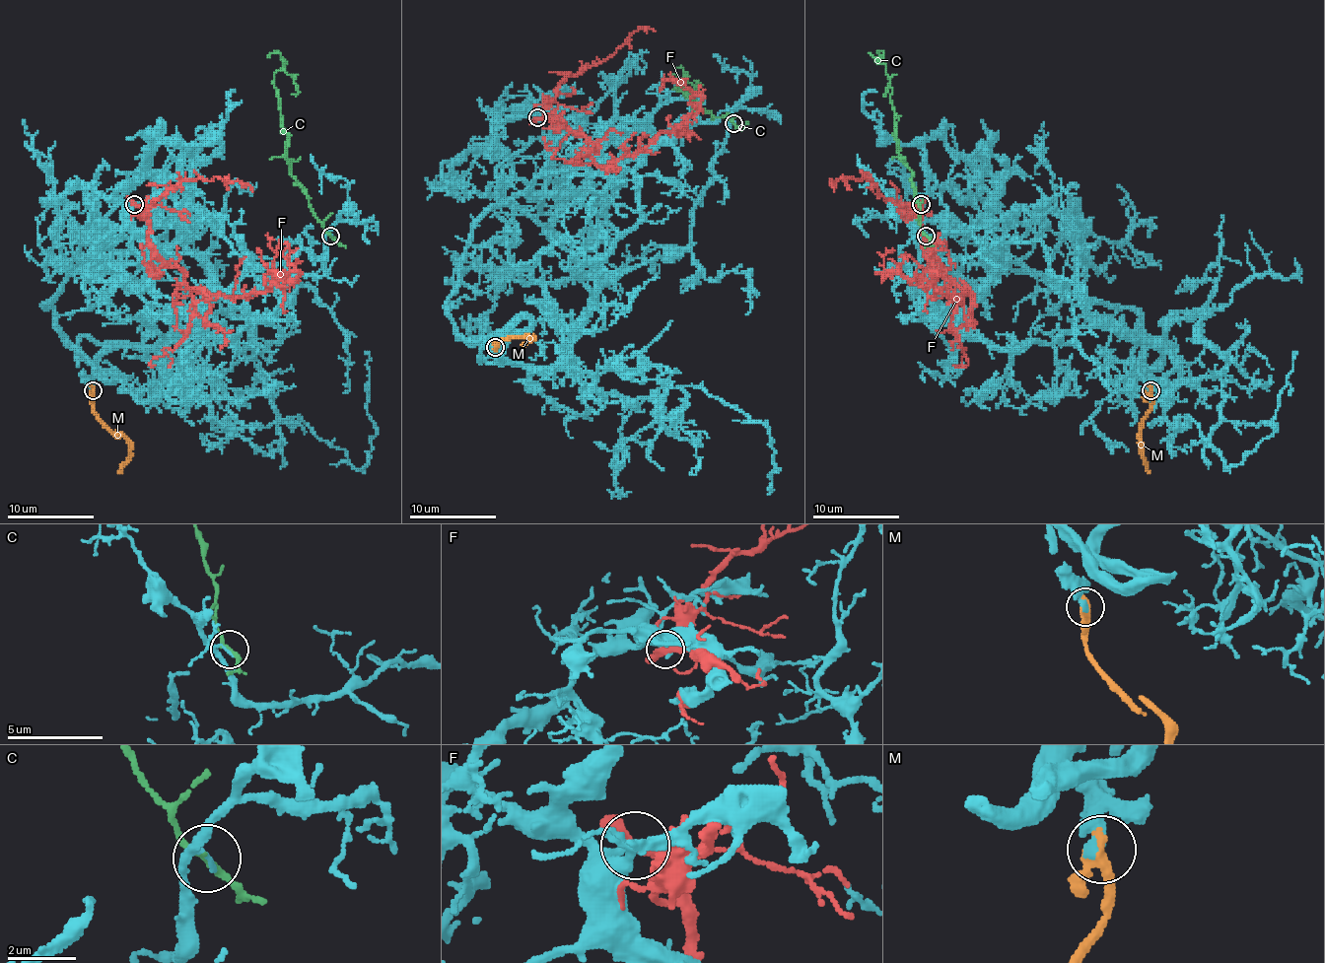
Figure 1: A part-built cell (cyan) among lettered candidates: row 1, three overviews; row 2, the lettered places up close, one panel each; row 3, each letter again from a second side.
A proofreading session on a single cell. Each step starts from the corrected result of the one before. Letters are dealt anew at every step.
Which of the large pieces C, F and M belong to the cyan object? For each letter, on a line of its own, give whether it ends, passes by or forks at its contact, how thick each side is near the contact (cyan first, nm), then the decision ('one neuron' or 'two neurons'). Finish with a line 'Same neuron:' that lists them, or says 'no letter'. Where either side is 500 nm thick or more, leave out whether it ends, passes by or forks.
C: it passes by; calibres 110 and 200 nm; two neurons
F: it passes by; calibres 320 and 300 nm; two neurons
M: it passes by; calibres 400 and 260 nm; one neuron
Same neuron: M

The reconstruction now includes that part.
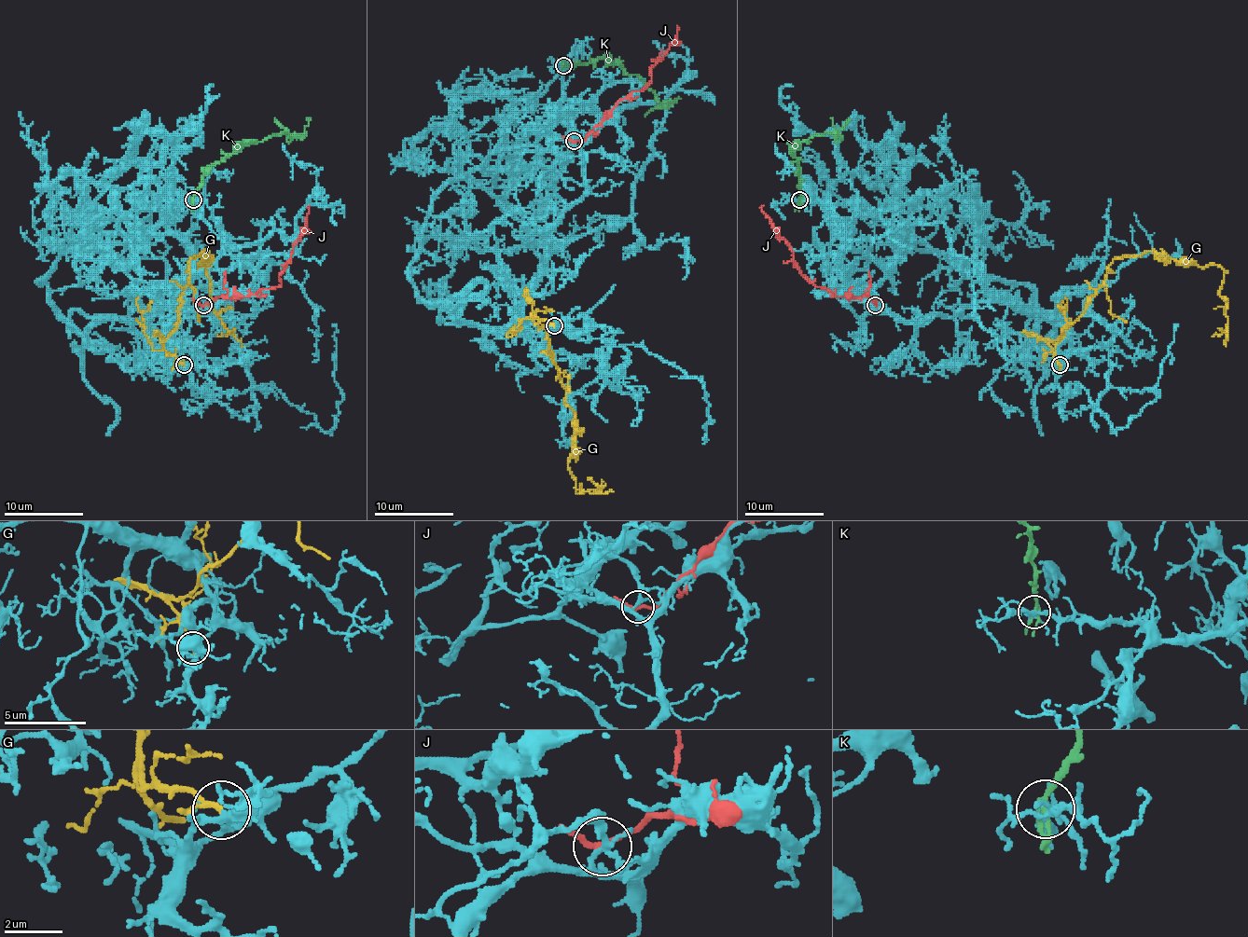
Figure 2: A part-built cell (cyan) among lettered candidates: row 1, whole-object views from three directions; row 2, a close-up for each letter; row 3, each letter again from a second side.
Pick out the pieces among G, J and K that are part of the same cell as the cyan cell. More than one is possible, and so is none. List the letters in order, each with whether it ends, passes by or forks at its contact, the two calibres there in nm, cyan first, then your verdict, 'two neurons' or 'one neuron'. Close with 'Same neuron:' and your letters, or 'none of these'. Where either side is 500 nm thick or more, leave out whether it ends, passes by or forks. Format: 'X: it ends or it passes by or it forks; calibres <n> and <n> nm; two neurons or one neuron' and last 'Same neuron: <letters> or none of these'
G: it passes by; calibres 200 and 140 nm; two neurons
J: it passes by; calibres 150 and 180 nm; two neurons
K: it forks; calibres 220 and 130 nm; one neuron
Same neuron: K

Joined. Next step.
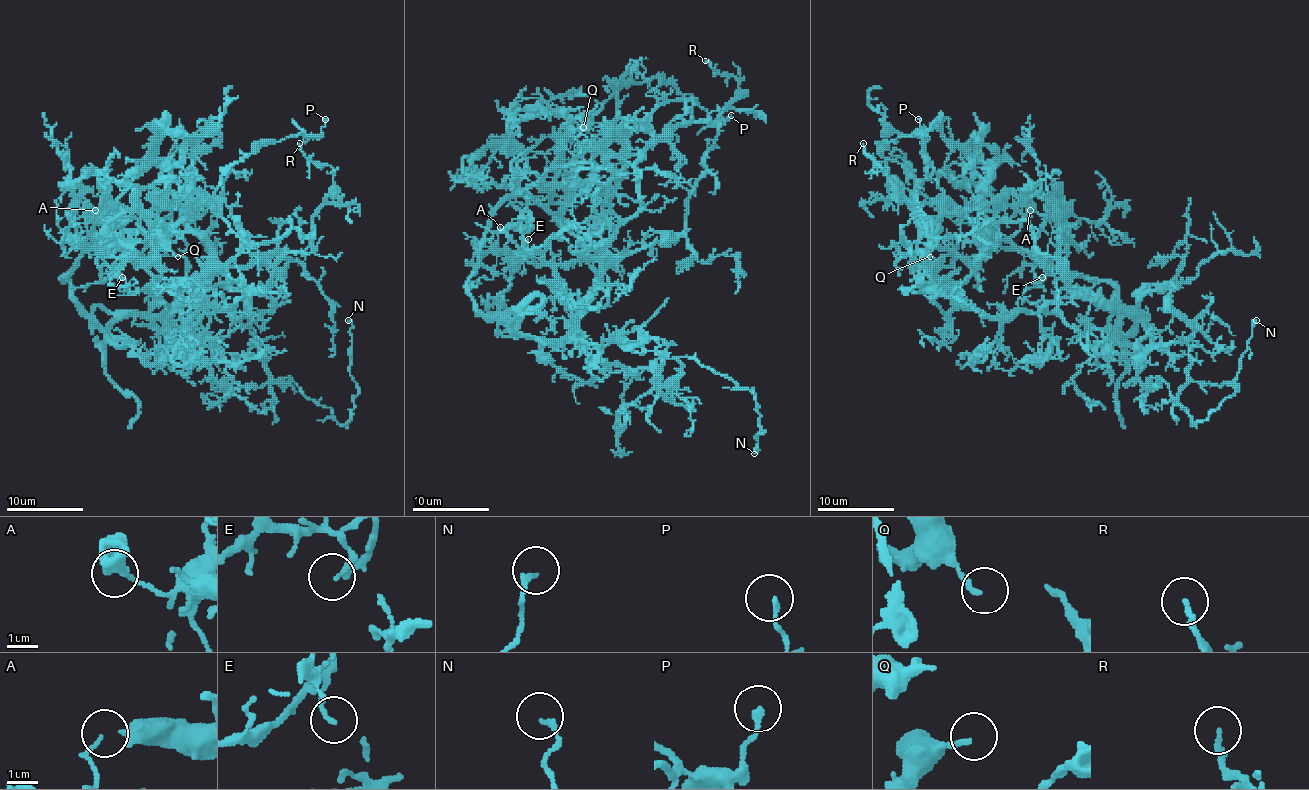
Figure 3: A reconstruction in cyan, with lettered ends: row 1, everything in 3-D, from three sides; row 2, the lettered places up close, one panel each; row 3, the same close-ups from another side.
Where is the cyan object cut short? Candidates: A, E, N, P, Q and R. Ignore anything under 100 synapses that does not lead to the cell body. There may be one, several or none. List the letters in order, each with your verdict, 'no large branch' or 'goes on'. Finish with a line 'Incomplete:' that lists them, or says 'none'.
A: no large branch
E: no large branch
N: no large branch
P: no large branch
Q: no large branch
R: no large branch
Incomplete: none

